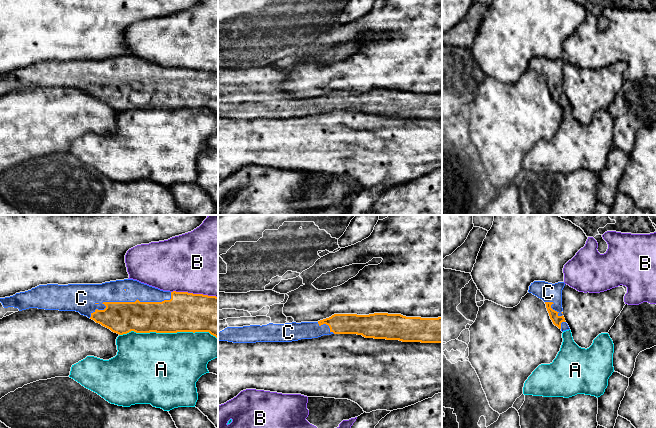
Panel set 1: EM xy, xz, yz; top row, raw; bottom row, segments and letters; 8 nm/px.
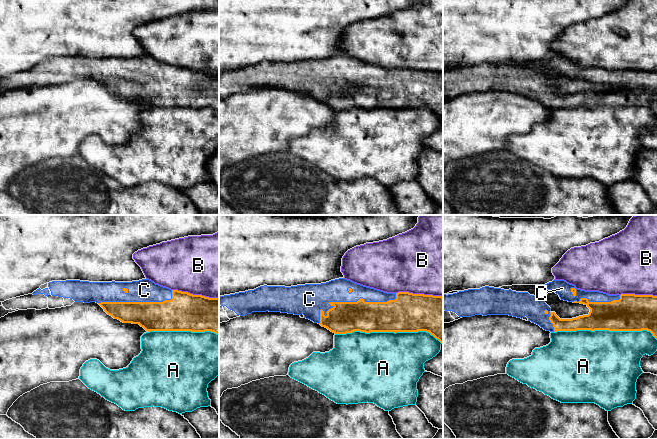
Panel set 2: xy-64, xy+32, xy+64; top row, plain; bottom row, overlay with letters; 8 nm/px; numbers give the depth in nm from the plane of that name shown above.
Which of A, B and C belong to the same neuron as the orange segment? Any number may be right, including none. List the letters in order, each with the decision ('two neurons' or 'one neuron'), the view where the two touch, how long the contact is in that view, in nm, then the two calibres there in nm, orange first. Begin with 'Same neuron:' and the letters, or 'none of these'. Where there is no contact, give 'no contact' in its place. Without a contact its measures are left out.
Same neuron: C
A: two neurons; meets orange in xy; contact 800 nm long; 320 nm thick on the orange side, 500 nm on the other
B: two neurons; meets orange in xy; contact 380 nm long; 320 nm thick on the orange side, 480 nm on the other
C: one neuron; meets orange in xy; contact 700 nm long; 260 nm thick on the orange side, 170 nm on the other

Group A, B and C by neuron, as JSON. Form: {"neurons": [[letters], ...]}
{"neurons": [["A"], ["B"], ["C"]]}

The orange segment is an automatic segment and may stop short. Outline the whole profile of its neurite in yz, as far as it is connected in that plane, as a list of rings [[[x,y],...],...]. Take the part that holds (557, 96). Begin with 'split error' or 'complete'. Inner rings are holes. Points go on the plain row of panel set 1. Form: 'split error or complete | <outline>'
split error | [[[534,57],[528,66],[529,69],[545,78],[550,95],[562,108],[570,105],[561,89],[563,87],[562,66],[564,62],[564,58],[552,60],[545,57]]]

